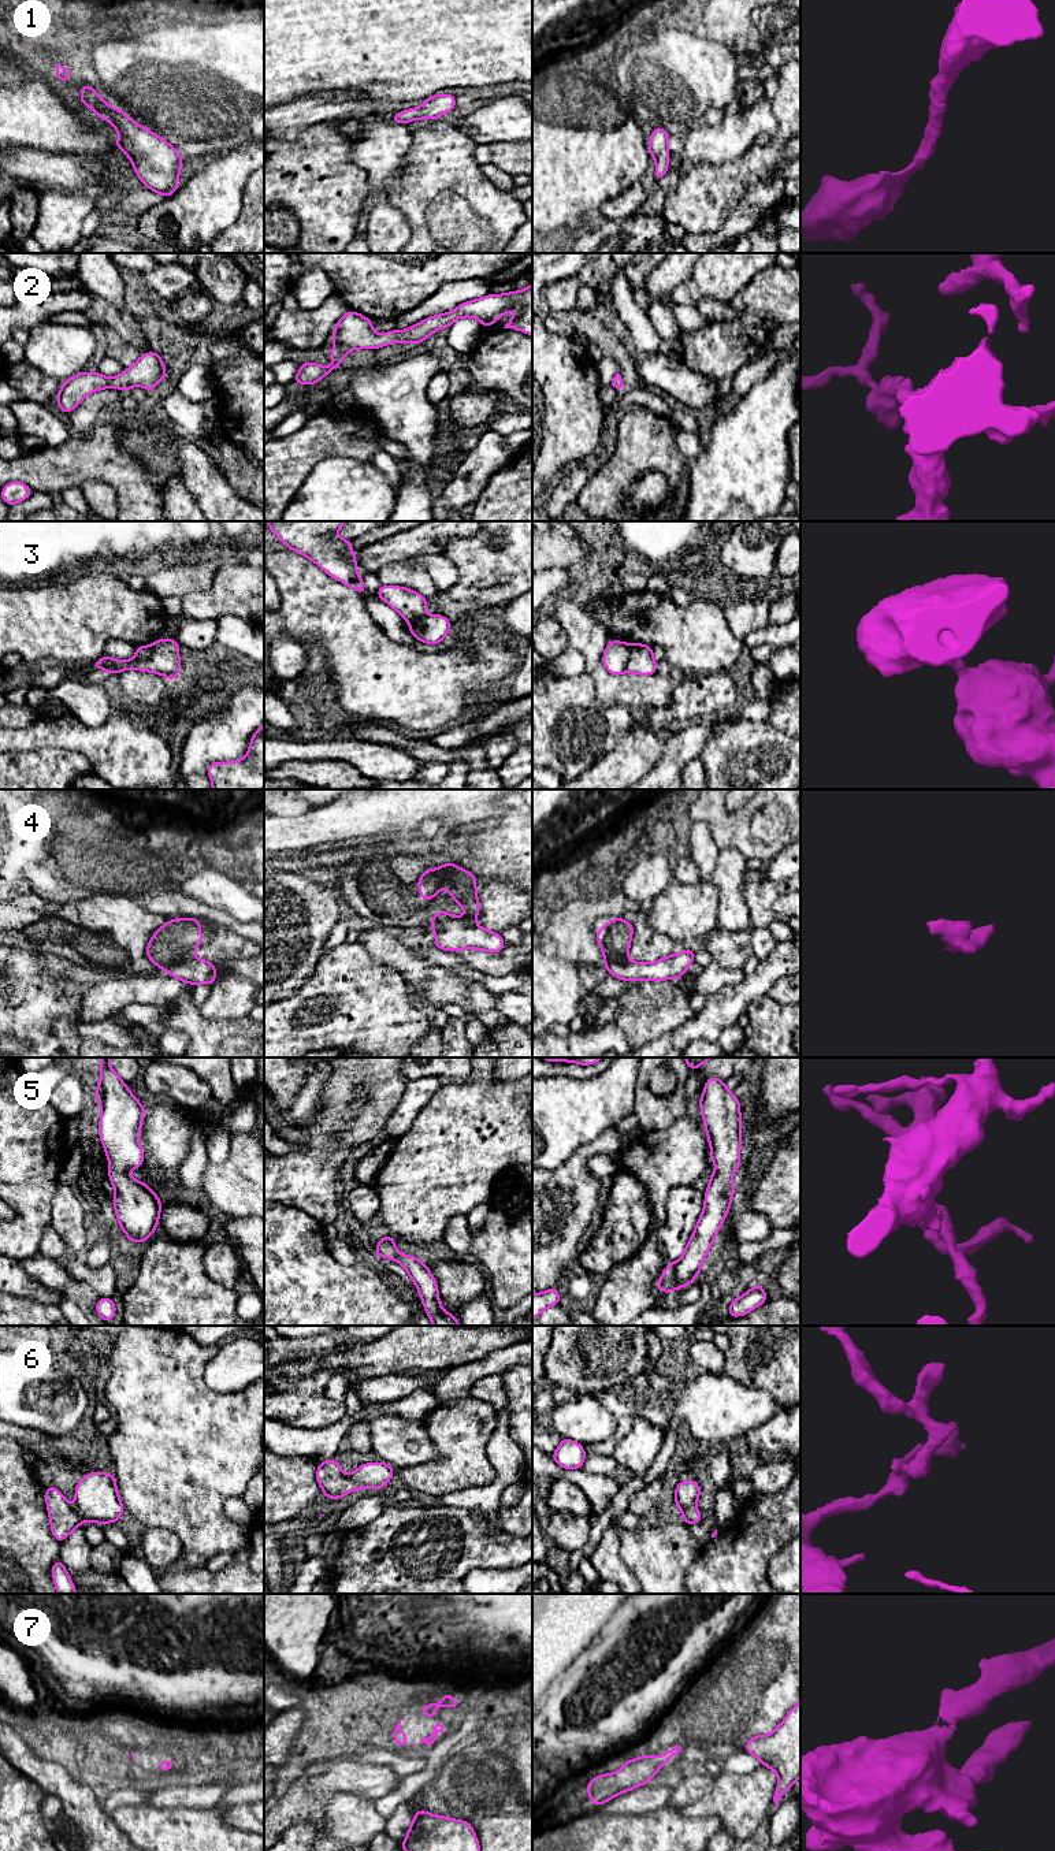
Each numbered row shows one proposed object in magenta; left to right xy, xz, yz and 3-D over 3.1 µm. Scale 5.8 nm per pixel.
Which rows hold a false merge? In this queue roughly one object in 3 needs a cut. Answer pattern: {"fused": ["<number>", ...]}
{"fused": ["3", "4"]}

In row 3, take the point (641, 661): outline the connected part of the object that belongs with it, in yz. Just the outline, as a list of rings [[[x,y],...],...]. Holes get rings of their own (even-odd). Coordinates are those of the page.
[[[632,643],[625,664],[625,670],[634,674],[650,676],[657,673],[658,662],[653,657],[653,647],[649,644]]]

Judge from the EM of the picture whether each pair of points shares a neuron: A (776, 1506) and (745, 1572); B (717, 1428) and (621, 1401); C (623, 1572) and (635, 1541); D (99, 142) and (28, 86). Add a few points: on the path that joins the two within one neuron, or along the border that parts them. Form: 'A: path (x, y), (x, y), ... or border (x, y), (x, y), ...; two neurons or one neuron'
A: path (766, 1523), (745, 1546), (745, 1556); one neuron
B: path (694, 1405), (690, 1401), (645, 1400); one neuron
C: border (617, 1532), (619, 1554), (636, 1579); two neurons
D: path (81, 140), (45, 104); one neuron

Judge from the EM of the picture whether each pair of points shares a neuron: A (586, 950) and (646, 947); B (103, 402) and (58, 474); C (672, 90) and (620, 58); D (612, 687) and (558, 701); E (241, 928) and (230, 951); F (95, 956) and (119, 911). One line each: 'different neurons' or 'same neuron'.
A: different neurons
B: different neurons
C: same neuron
D: different neurons
E: different neurons
F: same neuron

